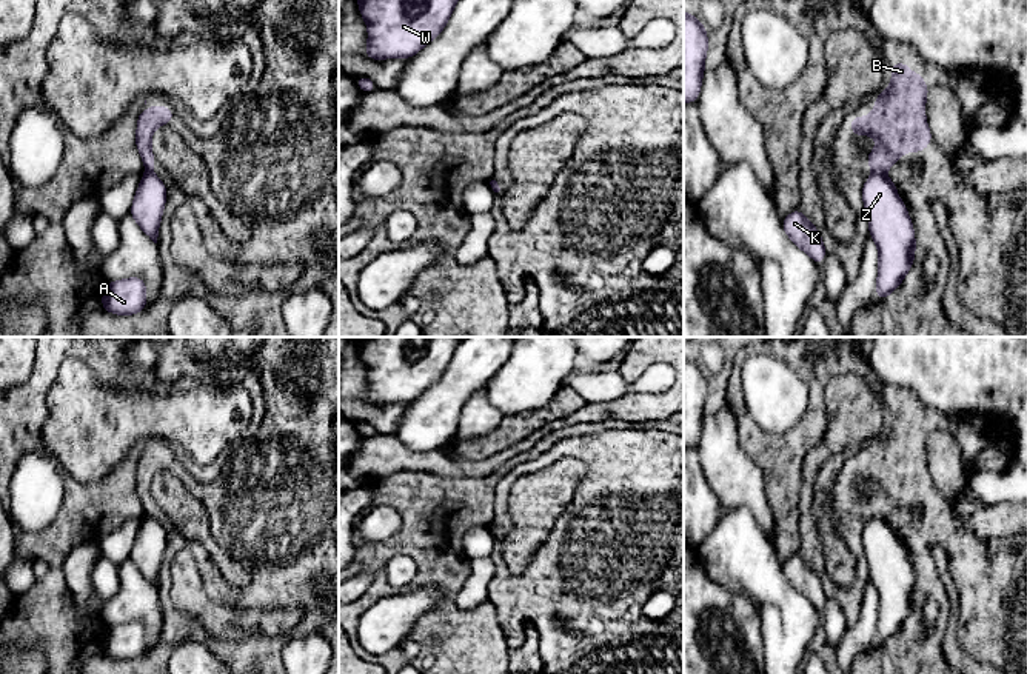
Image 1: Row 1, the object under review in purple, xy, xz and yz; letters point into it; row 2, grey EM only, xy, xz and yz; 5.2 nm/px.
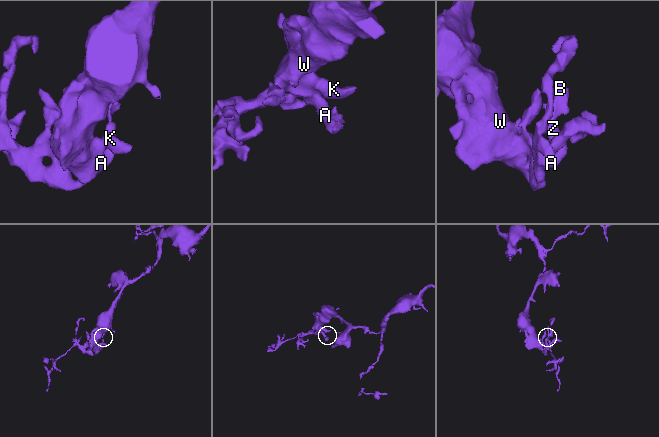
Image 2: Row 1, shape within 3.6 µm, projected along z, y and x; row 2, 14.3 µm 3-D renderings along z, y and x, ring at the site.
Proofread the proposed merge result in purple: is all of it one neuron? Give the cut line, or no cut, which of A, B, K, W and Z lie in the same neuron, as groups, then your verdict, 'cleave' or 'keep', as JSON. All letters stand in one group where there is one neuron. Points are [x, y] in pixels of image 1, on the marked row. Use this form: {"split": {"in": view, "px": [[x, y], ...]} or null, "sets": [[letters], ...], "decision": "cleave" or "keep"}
{"split": {"in": "yz", "px": [[873, 171], [883, 174]]}, "sets": [["A", "K", "W", "Z"], ["B"]], "decision": "cleave"}

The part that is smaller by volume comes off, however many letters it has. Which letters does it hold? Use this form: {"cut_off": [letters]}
{"cut_off": ["B"]}

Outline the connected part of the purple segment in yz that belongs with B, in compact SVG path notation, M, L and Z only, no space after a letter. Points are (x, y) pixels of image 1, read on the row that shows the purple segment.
M890 63L892 83L881 91L868 117L851 117L850 129L858 135L873 135L876 148L865 155L873 172L884 174L907 151L924 152L933 143L925 118L930 86L922 74L913 74L908 63Z

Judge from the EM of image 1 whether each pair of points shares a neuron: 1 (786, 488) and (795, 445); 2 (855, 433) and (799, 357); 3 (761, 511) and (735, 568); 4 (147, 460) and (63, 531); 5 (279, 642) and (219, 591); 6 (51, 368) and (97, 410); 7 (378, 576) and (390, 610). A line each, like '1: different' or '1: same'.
1: same
2: different
3: different
4: different
5: same
6: different
7: different

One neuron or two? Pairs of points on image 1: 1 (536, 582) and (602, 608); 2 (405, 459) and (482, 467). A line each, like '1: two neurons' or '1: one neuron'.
1: one neuron
2: one neuron

